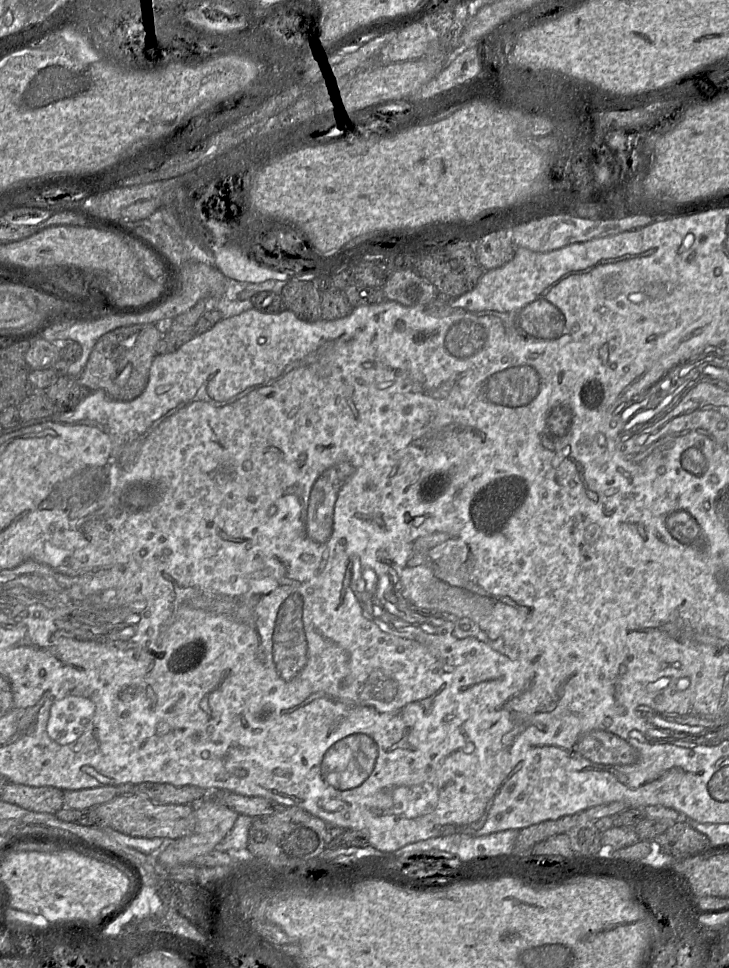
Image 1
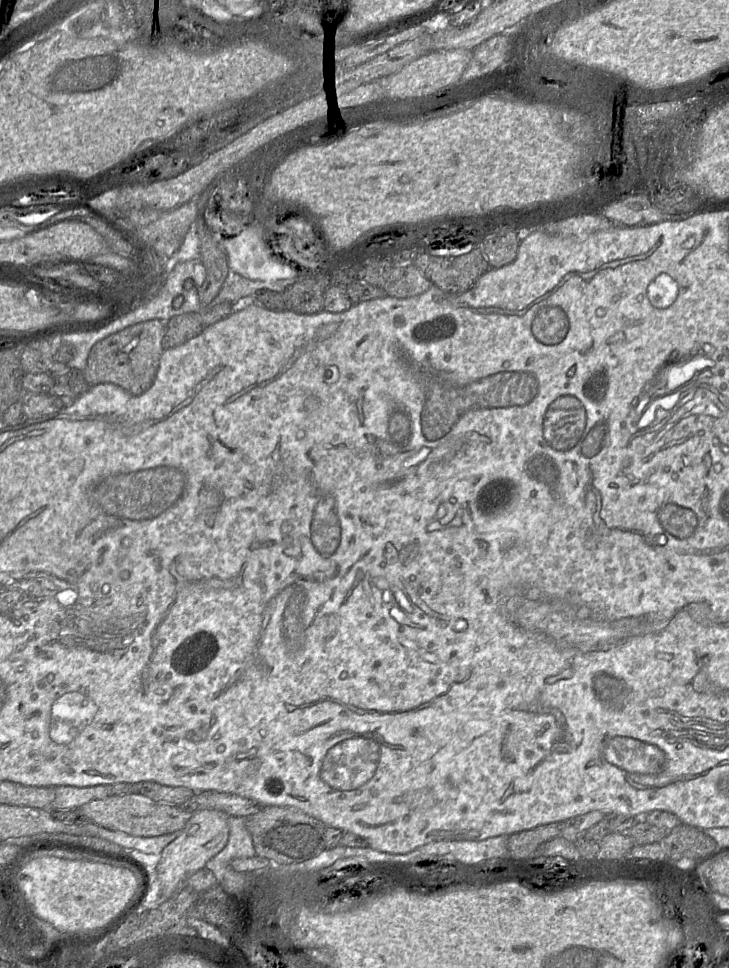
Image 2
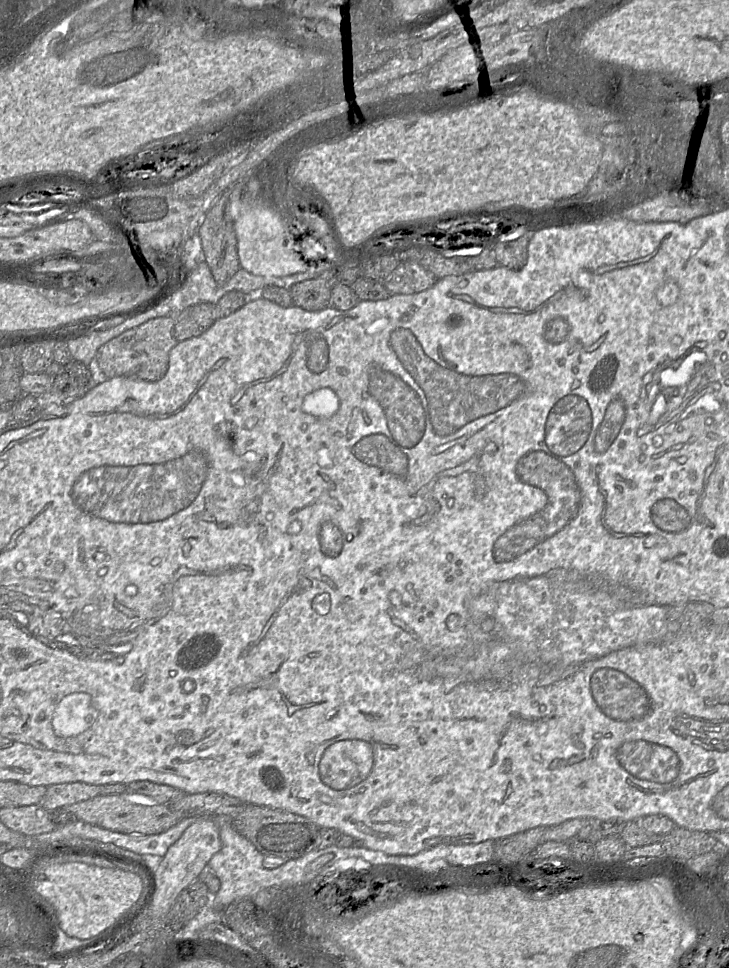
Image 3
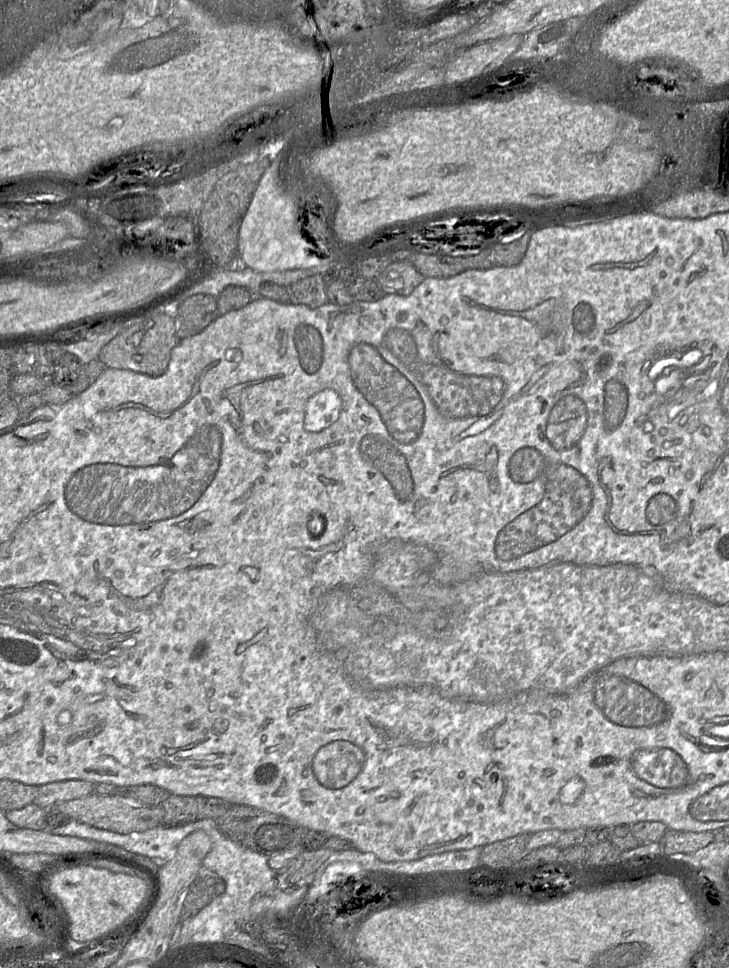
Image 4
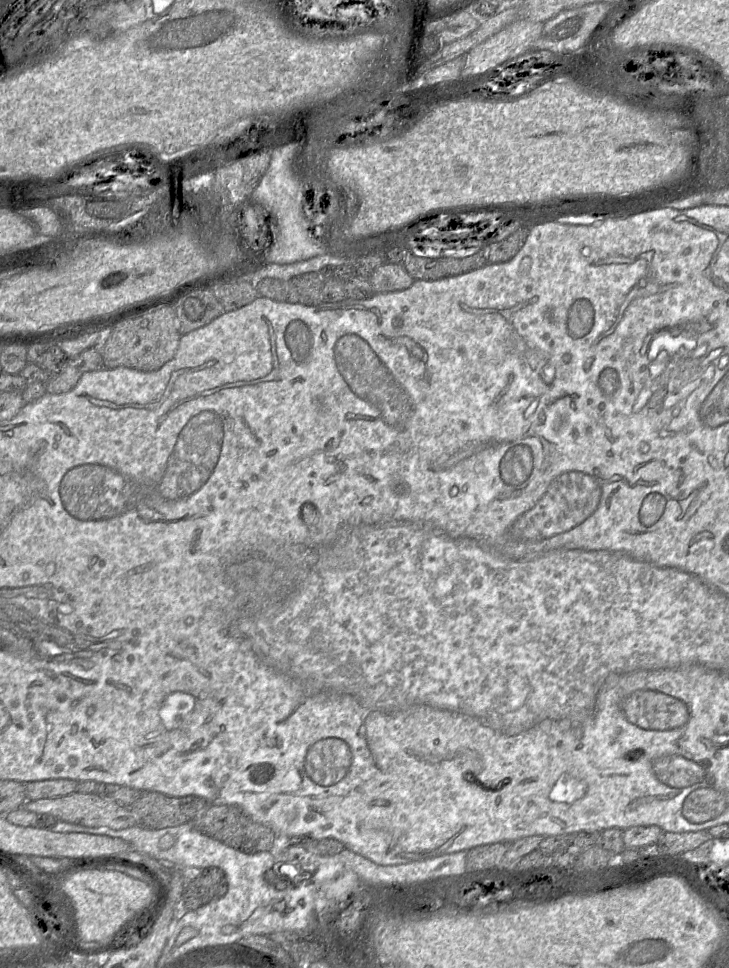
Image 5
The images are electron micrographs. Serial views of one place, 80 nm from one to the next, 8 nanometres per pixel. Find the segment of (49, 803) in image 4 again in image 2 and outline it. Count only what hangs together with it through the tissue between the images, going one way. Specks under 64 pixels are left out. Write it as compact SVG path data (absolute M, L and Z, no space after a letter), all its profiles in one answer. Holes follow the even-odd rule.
M95 785L88 787L58 786L55 787L55 798L52 810L77 809L95 800L103 799L111 794L111 785Z

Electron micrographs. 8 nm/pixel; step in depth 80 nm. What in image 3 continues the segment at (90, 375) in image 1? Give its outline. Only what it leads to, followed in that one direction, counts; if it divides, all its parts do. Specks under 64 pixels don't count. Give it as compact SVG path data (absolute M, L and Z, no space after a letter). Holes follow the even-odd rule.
M158 317L129 329L101 346L94 359L98 378L130 377L155 382L166 373L169 354L177 345L174 337L175 317Z

